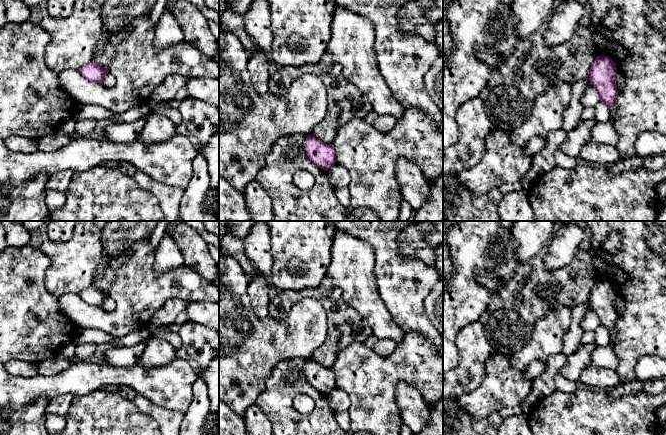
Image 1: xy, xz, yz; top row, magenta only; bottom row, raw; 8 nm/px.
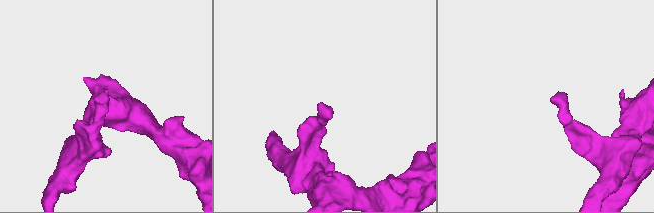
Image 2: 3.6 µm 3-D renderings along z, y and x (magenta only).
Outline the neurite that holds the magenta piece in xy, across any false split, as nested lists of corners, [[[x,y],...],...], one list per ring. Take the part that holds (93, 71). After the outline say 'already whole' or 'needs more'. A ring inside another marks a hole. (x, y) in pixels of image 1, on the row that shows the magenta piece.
[[[96,60],[91,61],[78,70],[83,77],[92,82],[101,83],[108,74],[109,68],[102,67]]]; already whole

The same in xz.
[[[307,135],[305,150],[308,158],[318,167],[328,171],[335,163],[333,144],[326,144],[312,135]]]; already whole

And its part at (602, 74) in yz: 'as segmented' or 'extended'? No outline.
as segmented

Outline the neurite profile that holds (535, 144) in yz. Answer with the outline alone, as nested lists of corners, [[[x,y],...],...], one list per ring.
[[[537,136],[532,138],[529,143],[525,146],[524,152],[527,155],[535,155],[545,145],[547,137]]]

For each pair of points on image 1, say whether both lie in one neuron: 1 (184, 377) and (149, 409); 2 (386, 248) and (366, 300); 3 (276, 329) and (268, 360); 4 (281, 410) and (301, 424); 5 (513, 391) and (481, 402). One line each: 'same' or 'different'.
1: different
2: different
3: same
4: same
5: same

